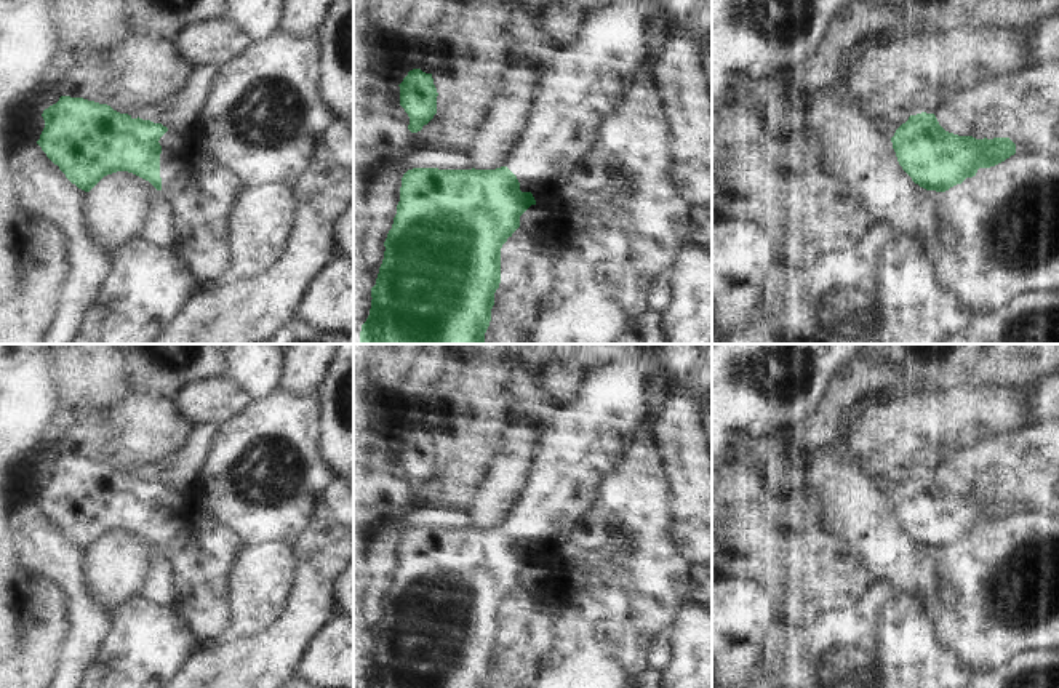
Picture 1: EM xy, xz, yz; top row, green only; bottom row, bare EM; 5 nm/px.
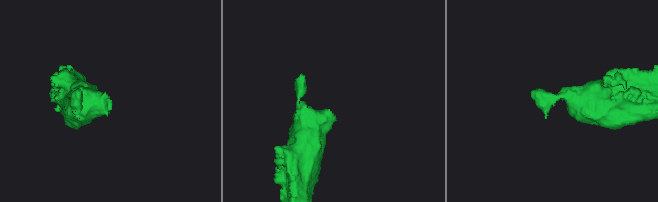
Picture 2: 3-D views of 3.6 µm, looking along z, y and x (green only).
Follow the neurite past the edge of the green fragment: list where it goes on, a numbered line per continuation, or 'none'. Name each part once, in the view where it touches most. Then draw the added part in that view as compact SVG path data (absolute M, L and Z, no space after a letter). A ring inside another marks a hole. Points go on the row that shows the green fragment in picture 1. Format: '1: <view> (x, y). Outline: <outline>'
1: xy (205, 192). Outline: M168 128L160 138L162 190L176 206L176 251L203 285L219 285L234 277L232 218L240 194L245 190L238 174L216 160L206 147L200 128L186 134Z

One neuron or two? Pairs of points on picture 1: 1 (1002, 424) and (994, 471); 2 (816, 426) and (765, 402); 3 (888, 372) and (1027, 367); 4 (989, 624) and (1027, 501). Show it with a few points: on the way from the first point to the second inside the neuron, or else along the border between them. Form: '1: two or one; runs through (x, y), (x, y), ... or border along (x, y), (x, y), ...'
1: two; border along (1035, 424), (1008, 437), (983, 440), (965, 450)
2: two; border along (826, 389), (819, 404), (803, 420), (776, 431)
3: two; border along (890, 360), (896, 367), (896, 391), (901, 394)
4: two; border along (1016, 511), (1042, 514)

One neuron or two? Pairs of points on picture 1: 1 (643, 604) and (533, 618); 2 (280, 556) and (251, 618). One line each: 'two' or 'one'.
1: two
2: one

